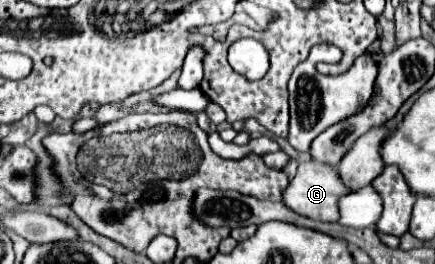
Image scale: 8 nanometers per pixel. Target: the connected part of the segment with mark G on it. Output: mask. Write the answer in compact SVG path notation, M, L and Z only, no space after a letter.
M303 162L297 168L297 176L289 182L289 186L285 188L283 194L283 204L287 208L291 208L293 212L313 218L313 220L321 220L321 222L337 222L339 220L339 208L337 208L337 200L341 196L349 194L349 190L341 184L339 174L335 168L321 164L321 162Z

